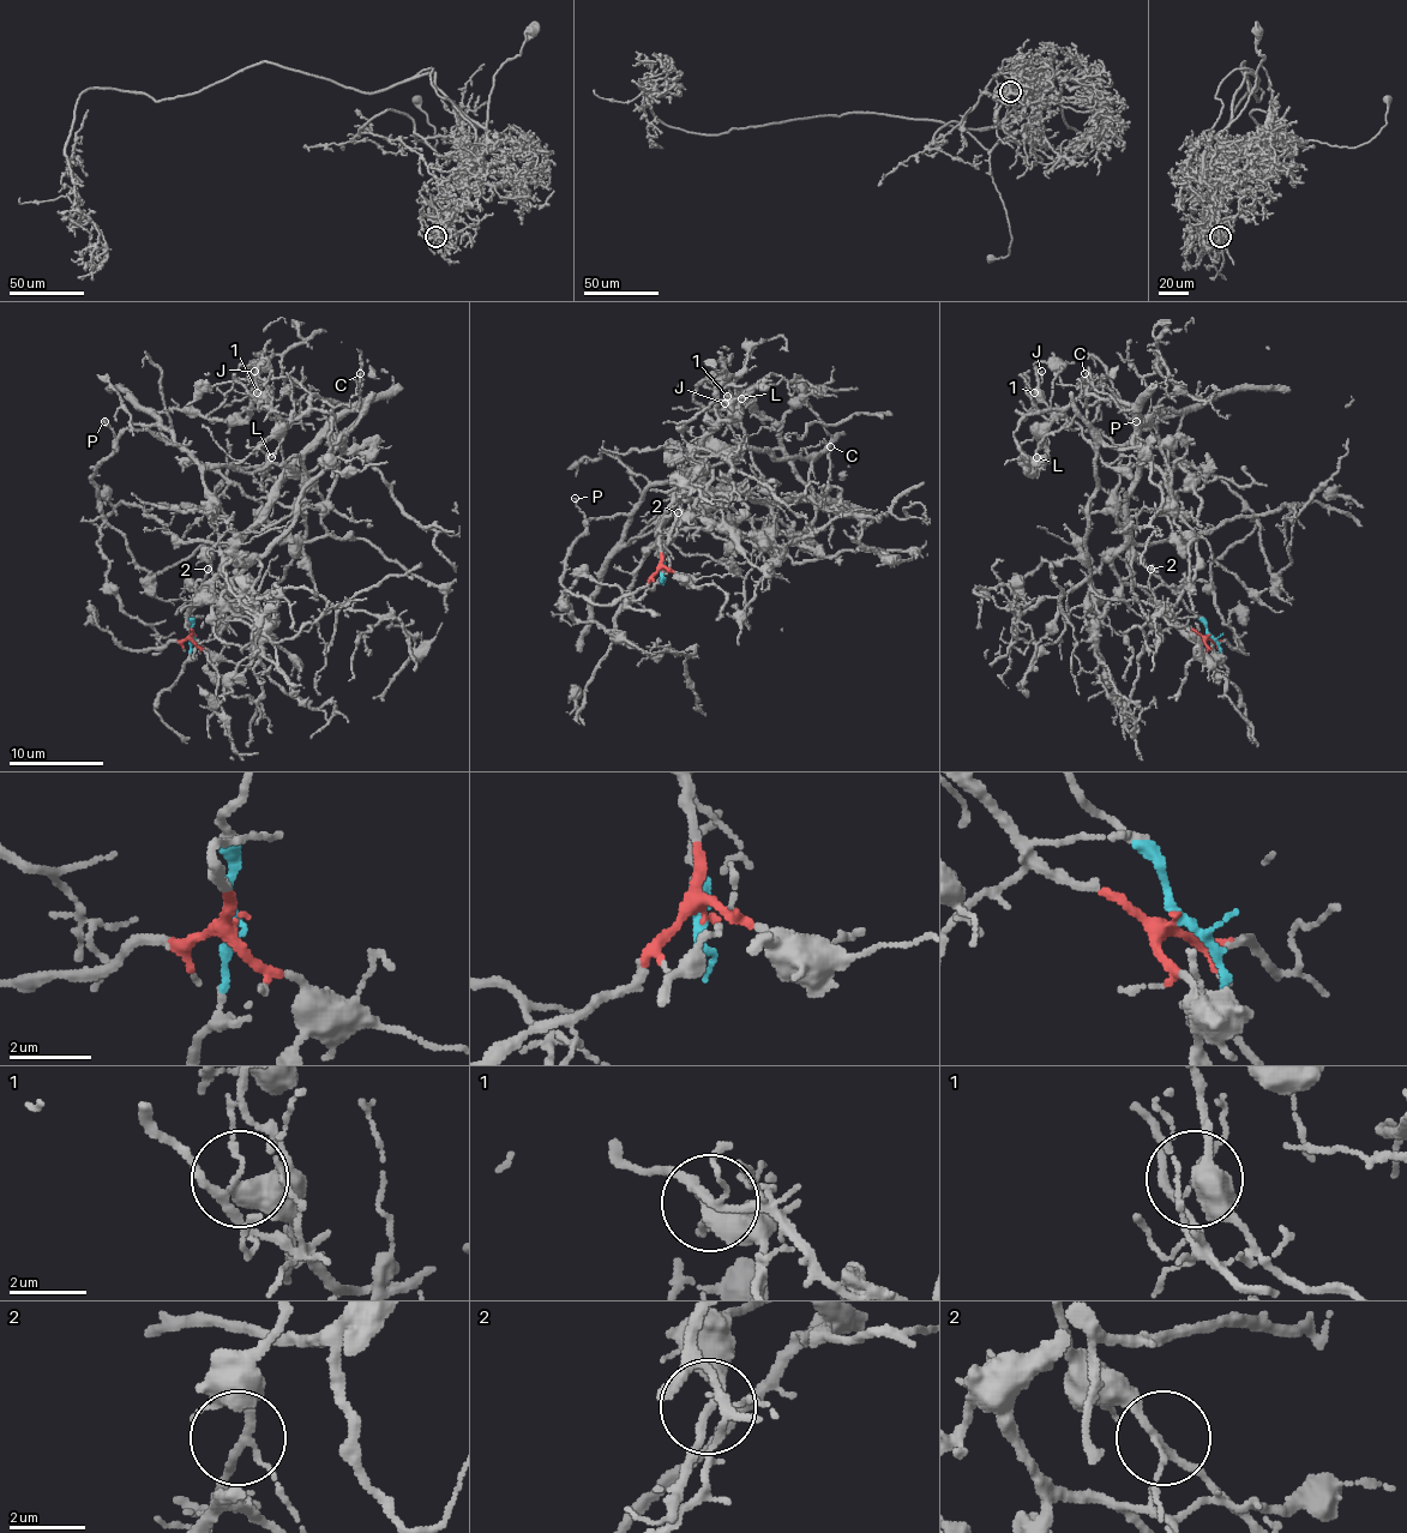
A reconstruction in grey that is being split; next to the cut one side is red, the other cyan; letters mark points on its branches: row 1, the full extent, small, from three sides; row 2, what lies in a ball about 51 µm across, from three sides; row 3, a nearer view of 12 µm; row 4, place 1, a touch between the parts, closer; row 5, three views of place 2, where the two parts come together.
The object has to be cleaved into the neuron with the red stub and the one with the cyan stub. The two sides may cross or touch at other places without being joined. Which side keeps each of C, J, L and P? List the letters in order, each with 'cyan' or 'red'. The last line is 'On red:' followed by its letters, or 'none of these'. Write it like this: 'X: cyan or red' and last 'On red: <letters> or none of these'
C: red
J: red
L: red
P: cyan
On red: C, J, L

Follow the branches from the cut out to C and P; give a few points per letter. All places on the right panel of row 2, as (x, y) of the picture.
C: (1209, 635), (1183, 627), (1114, 571), (1112, 554), (1126, 541), (1126, 505), (1138, 473), (1138, 415), (1084, 373)
P: (1209, 635), (1207, 625), (1124, 541), (1114, 508), (1119, 451), (1150, 425), (1155, 425), (1158, 434), (1136, 420)

